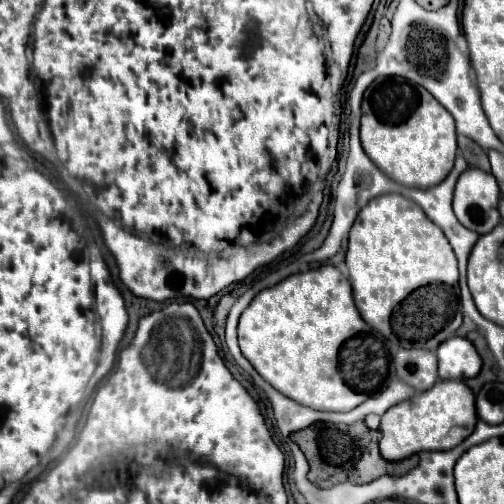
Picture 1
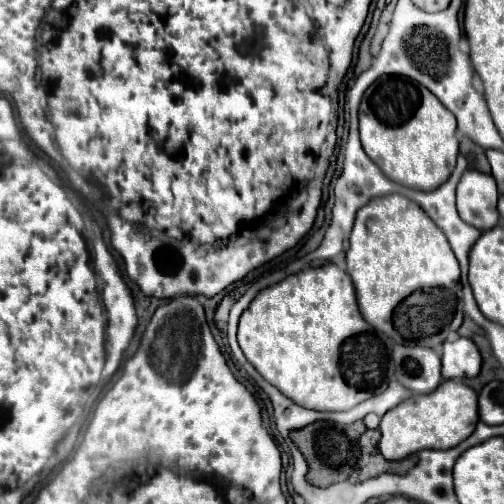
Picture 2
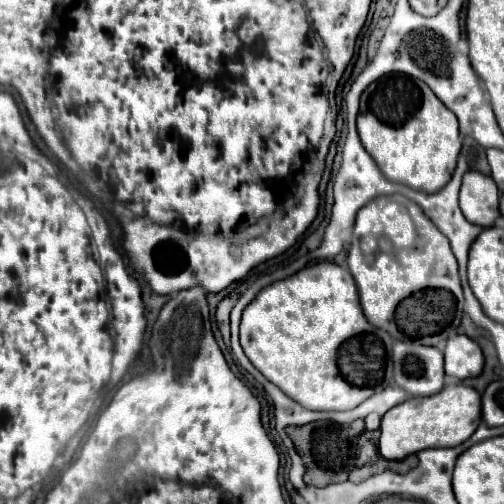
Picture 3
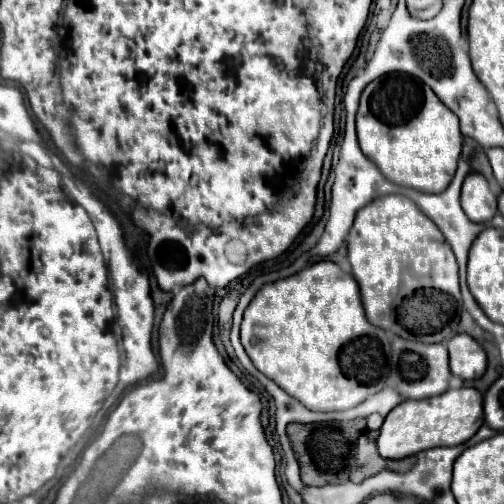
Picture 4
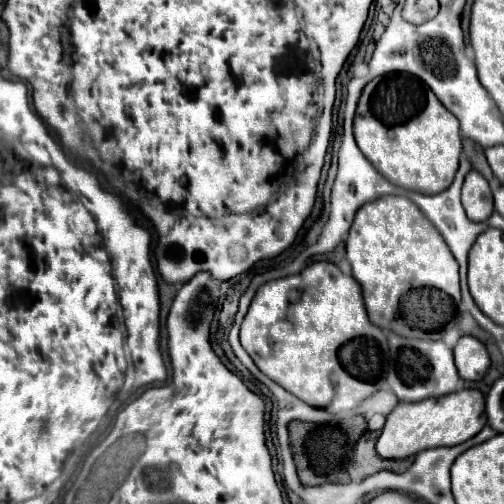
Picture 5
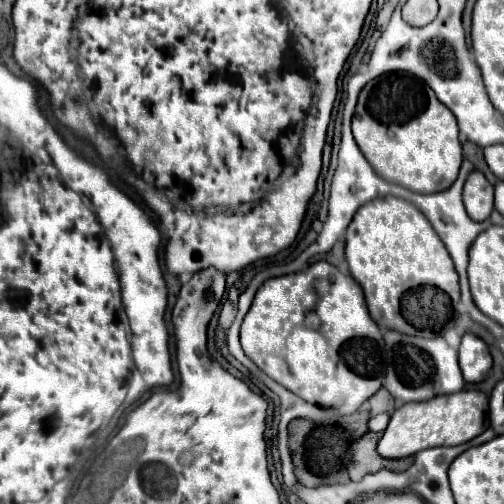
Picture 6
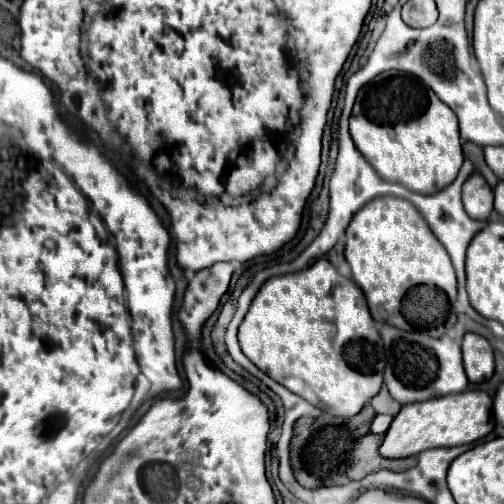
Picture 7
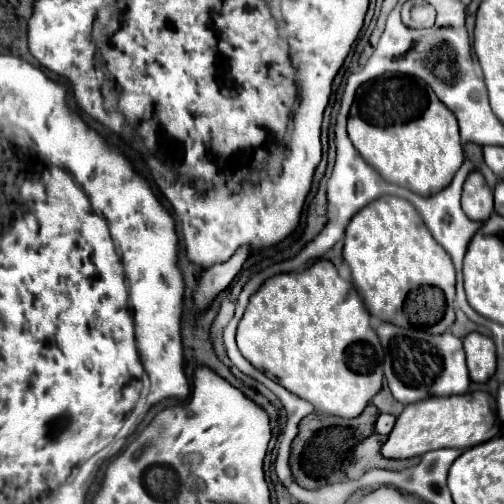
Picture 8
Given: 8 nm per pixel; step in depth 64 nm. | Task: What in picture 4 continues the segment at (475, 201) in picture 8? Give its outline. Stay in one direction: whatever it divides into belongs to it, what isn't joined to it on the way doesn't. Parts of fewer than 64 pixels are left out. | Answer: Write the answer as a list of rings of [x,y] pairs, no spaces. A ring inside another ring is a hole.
[[[470,172],[464,178],[462,184],[462,210],[464,214],[478,224],[486,224],[494,218],[494,214],[498,212],[498,202],[496,202],[496,194],[490,190],[488,180],[478,174],[478,172]]]

